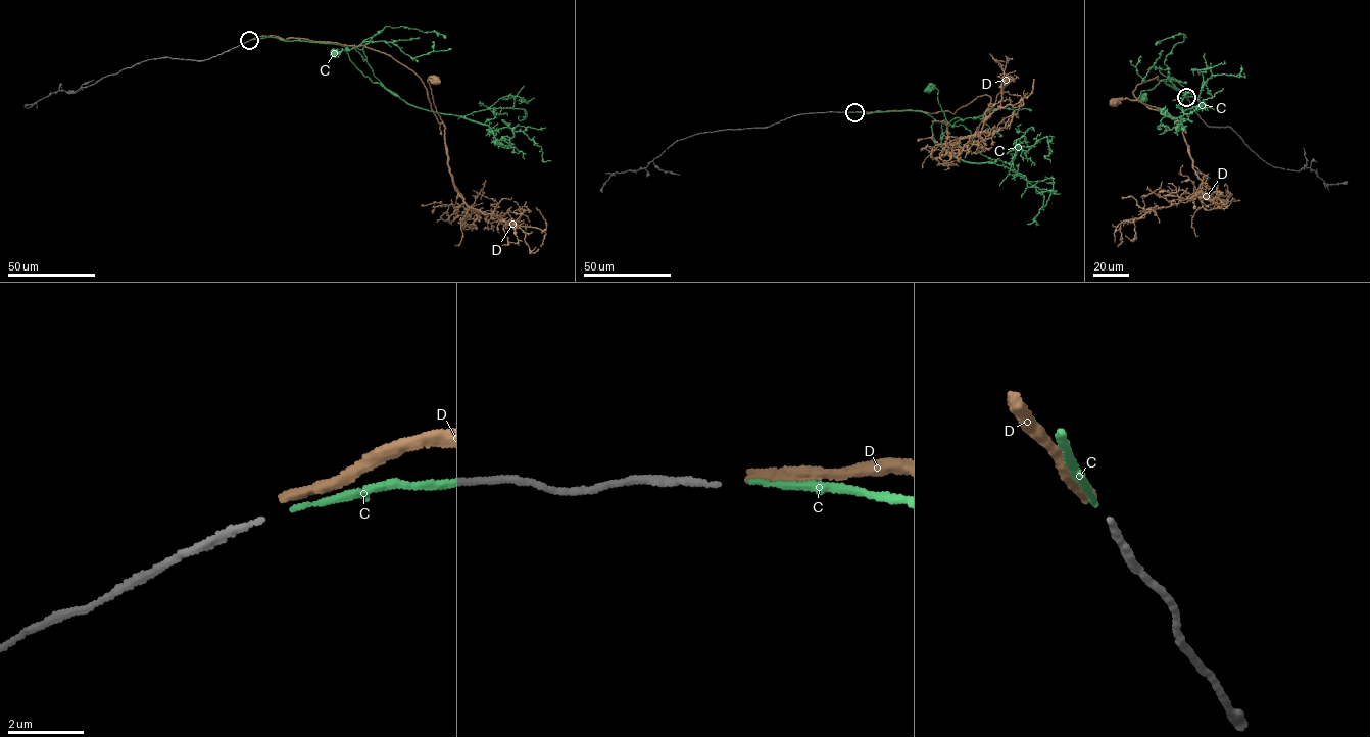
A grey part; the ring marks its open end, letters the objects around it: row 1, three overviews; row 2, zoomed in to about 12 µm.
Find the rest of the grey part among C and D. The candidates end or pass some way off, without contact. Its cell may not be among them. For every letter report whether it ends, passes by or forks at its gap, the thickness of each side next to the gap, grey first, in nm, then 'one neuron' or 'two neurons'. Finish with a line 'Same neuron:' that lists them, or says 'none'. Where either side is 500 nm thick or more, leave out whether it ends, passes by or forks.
C: it ends; calibres 150 and 110 nm; one neuron
D: it ends; calibres 150 and 280 nm; two neurons
Same neuron: C

